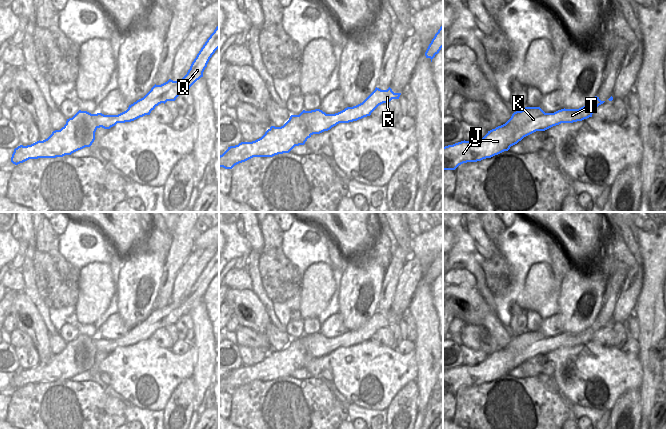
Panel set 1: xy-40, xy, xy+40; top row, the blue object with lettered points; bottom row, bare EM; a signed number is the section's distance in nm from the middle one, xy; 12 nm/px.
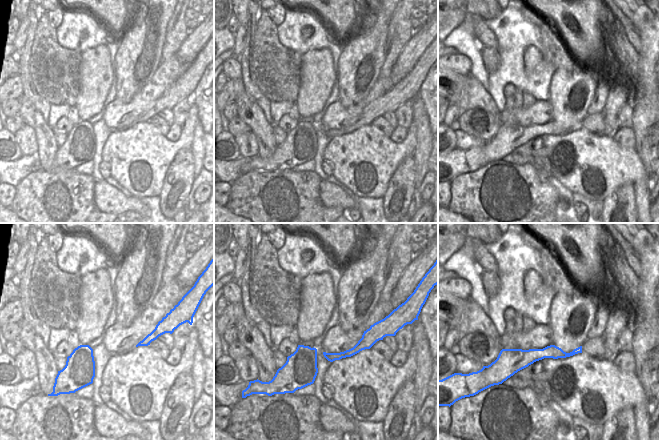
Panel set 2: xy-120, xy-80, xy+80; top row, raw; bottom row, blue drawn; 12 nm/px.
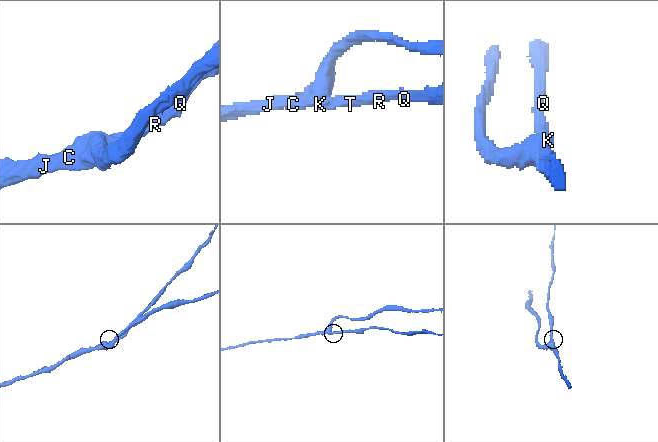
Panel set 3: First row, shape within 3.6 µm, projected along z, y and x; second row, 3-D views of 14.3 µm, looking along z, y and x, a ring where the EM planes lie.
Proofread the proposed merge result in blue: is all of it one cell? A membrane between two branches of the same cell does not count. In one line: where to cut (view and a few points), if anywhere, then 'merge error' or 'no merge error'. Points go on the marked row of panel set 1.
cut in xy along (270, 128), (272, 132), (280, 131), (299, 118), (313, 133); merge error

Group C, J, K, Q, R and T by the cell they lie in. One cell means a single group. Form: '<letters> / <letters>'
C J / K Q R T

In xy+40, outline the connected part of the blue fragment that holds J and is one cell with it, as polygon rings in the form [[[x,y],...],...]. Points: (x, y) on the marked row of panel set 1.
[[[517,124],[509,130],[498,134],[495,129],[478,141],[461,141],[443,147],[443,170],[455,170],[459,165],[467,162],[477,162],[491,158],[524,138],[524,133]]]

